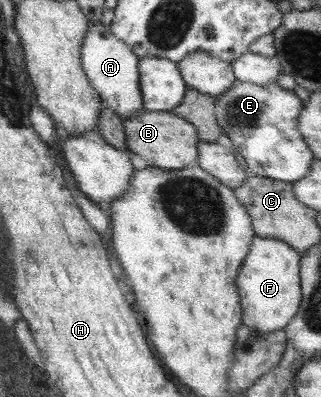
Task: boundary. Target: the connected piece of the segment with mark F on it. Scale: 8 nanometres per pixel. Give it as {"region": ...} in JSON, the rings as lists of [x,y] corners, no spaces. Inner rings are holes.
{"region":[[[256,235],[239,270],[238,292],[242,299],[243,324],[261,333],[285,330],[302,306],[302,254],[283,240]]]}

